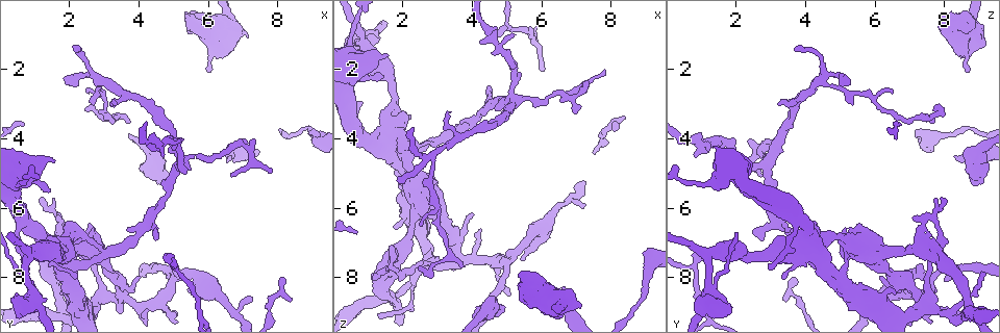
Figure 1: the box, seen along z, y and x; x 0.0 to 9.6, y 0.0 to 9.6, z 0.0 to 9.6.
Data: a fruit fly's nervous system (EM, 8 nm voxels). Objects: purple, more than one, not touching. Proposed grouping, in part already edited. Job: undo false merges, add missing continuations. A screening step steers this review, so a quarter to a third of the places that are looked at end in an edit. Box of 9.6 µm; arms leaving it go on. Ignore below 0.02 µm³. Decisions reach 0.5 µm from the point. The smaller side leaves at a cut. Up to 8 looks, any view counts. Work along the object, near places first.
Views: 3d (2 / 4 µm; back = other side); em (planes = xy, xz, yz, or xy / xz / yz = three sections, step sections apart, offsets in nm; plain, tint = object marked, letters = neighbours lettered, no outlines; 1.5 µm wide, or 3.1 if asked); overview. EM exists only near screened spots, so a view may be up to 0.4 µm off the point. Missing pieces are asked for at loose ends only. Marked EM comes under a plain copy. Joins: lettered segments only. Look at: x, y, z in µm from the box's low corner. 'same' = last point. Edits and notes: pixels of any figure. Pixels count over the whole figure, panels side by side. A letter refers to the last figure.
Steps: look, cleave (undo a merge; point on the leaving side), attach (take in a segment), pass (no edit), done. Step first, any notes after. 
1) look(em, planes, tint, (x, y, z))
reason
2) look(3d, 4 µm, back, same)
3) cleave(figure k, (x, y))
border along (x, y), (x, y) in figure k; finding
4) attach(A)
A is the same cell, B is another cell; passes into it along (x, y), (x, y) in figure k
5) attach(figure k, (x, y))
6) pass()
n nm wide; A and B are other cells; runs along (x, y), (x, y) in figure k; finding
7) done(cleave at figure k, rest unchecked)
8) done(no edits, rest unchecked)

look(3d, 4 µm, (1.65, 6.35, 7.35))
sudden change in width

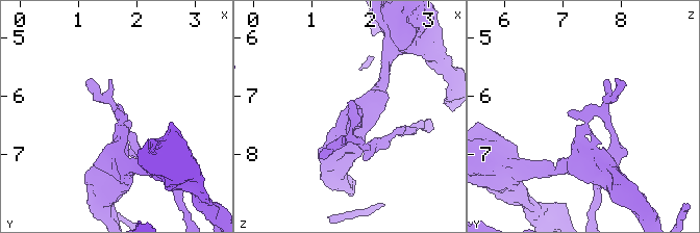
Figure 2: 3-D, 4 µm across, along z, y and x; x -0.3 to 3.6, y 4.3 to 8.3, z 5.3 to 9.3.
look(em, planes, tint, (1.70, 6.40, 7.40))

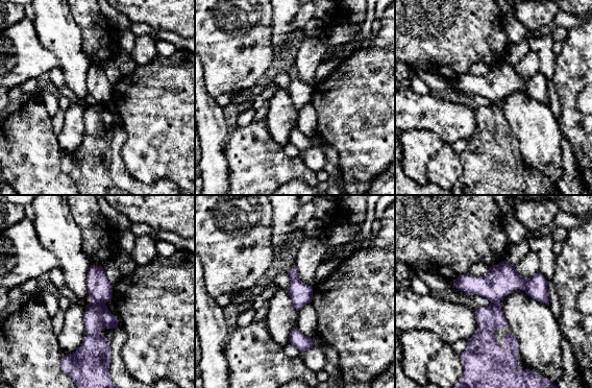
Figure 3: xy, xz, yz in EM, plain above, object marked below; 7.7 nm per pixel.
look(em, planes, letters, same)

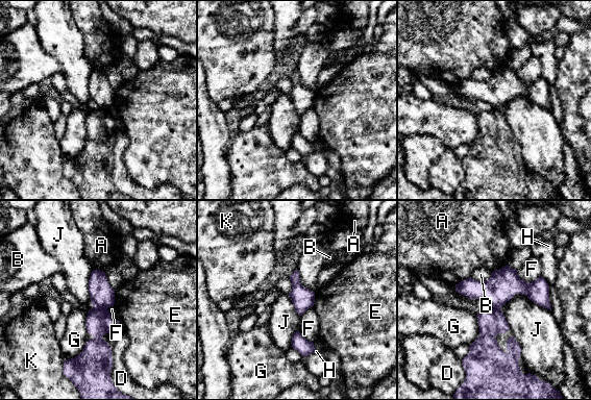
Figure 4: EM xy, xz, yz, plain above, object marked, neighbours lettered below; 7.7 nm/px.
cleave(figure 4, (99, 321))
170 nm wide; A, B, D, E, F, G, H, J and K are other cells; two cells meet here

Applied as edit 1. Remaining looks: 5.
look(3d, 2 µm, (4.85, 5.25, 9.00))
an open end

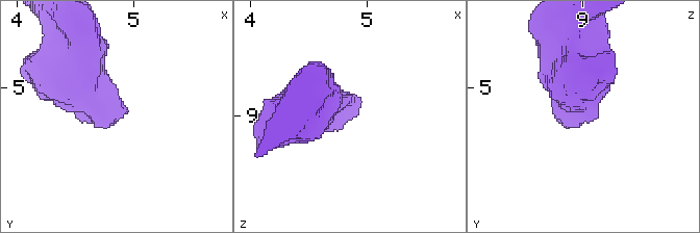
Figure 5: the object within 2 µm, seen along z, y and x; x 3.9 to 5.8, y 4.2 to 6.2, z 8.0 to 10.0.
look(em, xy, step 4, letters, (4.82, 5.20, 9.06))
now the EM

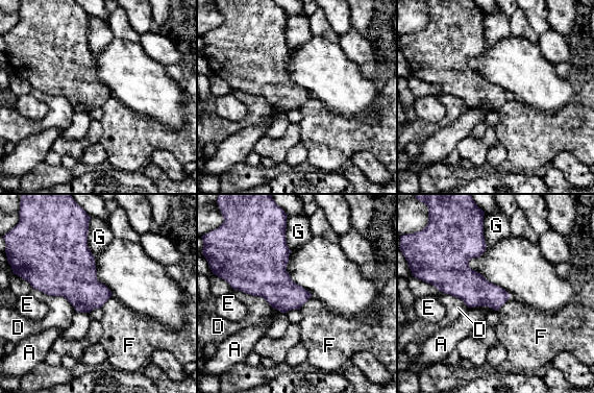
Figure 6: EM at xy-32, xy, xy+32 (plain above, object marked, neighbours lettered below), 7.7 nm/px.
pass()
220 nm wide; A, D, E, F and G are other cells; border along (470, 306), (489, 306), (493, 310) in figure 6; none of them fits

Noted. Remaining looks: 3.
look(em, 3.1 µm, xy, step 16, letters, (7.10, 1.10, 8.75))
thick end

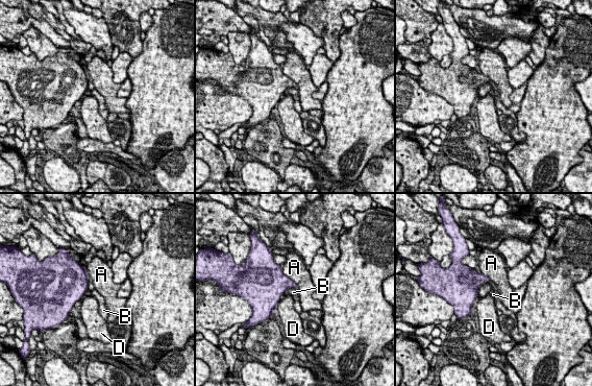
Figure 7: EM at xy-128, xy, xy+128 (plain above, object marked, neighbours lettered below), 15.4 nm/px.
pass()
A, B and D are other cells; border along (298, 290), (288, 288), (284, 292) in figure 7; none of them fits

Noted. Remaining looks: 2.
done(cleave at figure 4, rest unchecked)

